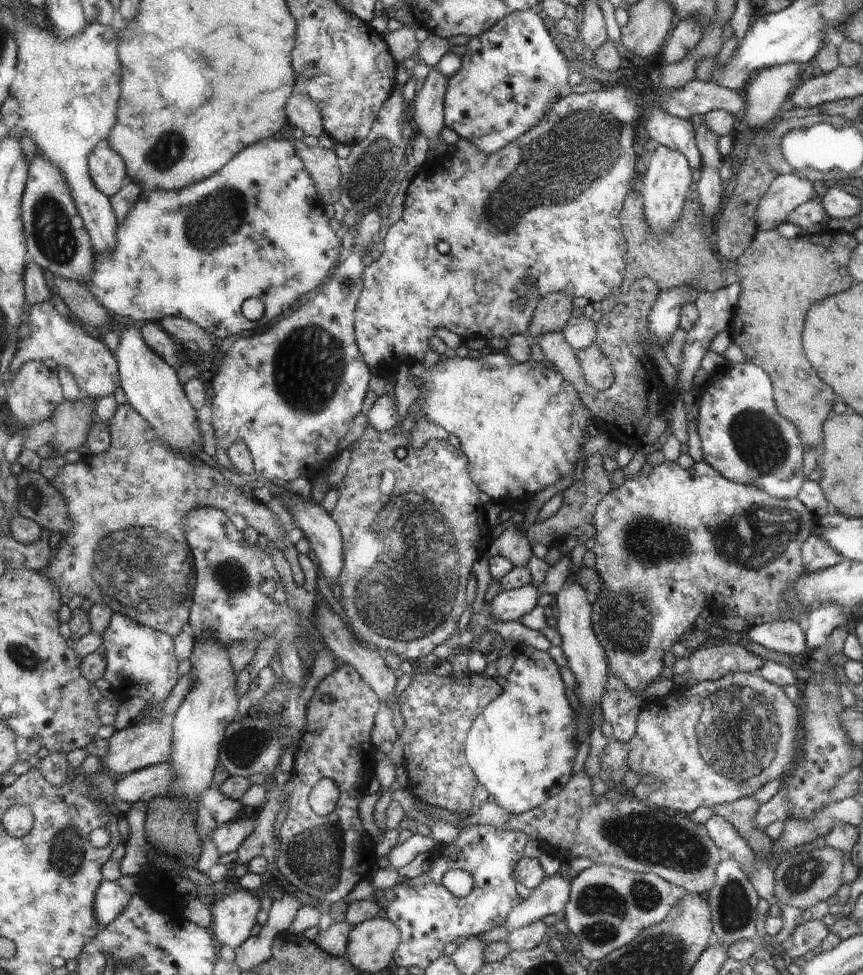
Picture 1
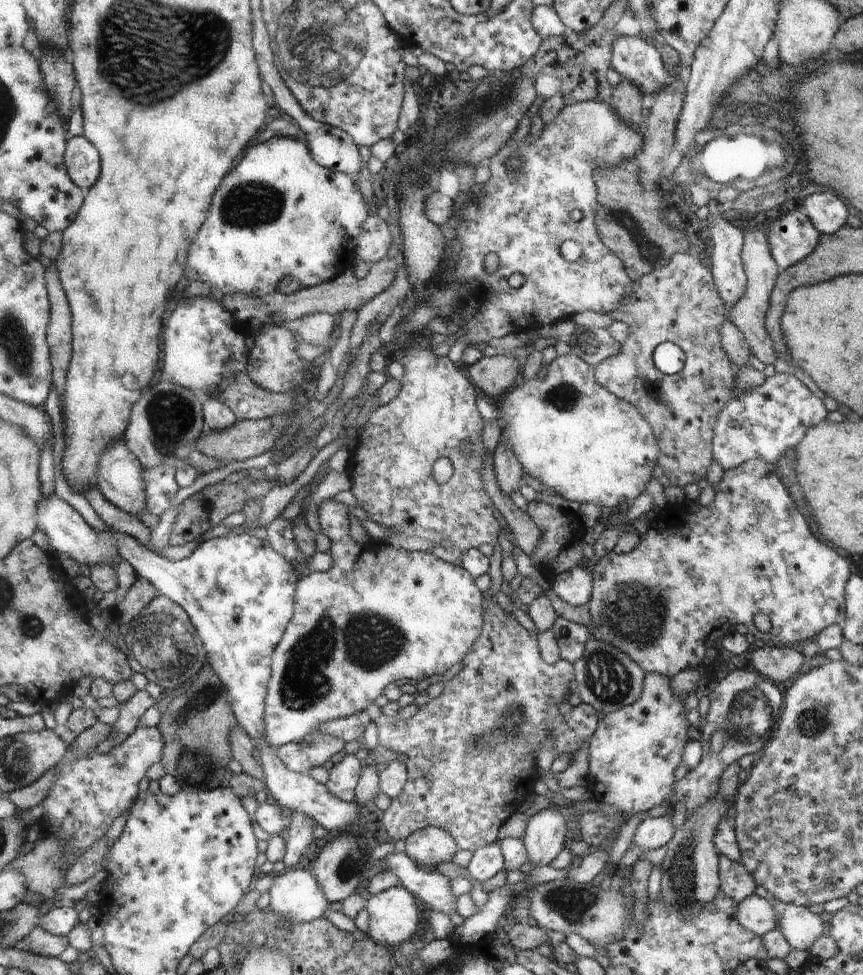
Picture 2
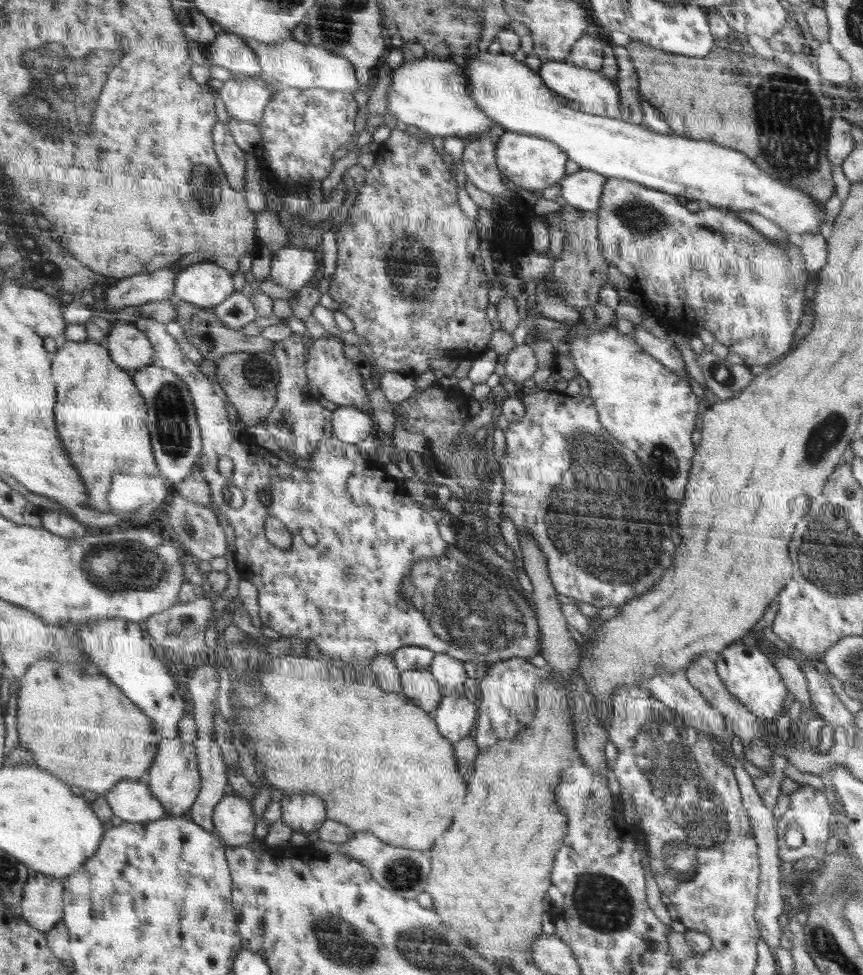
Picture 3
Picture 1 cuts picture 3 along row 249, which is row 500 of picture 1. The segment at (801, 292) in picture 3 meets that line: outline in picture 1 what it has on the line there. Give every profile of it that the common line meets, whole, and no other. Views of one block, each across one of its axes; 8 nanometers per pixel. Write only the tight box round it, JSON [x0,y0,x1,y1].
[592,461,817,692]

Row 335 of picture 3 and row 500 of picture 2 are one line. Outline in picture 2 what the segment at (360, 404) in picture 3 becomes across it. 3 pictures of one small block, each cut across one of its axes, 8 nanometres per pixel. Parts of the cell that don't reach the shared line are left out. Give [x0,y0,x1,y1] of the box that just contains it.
[264,499,484,747]

